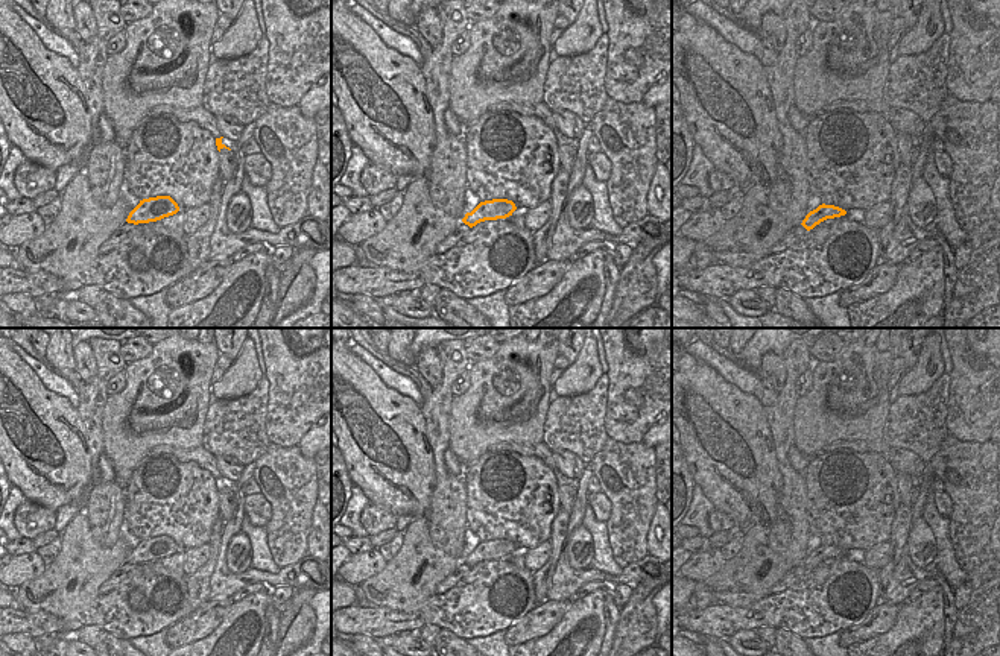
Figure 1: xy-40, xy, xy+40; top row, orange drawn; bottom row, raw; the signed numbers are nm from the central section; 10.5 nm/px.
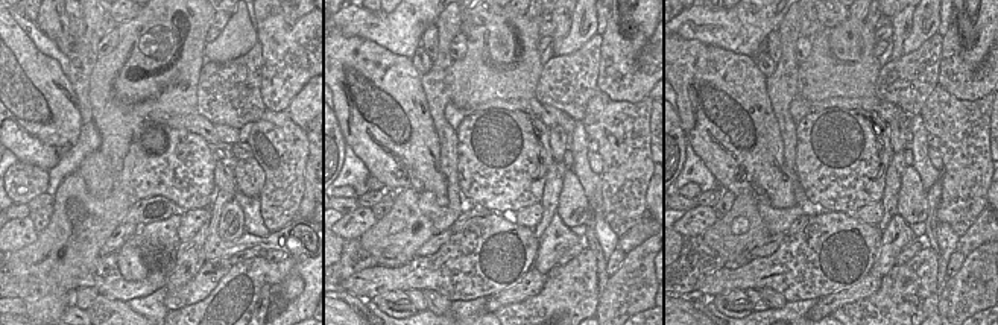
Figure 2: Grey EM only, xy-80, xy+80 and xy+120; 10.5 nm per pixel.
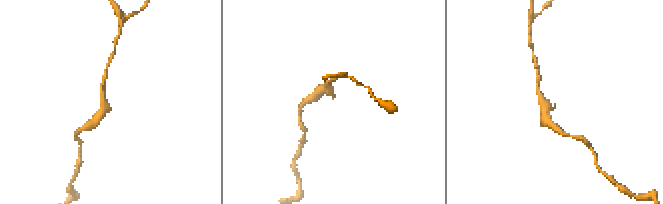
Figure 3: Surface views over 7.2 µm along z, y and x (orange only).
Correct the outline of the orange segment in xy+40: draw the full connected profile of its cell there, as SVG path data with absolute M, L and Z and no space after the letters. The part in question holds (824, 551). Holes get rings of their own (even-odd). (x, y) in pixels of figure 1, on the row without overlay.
M819 545L816 550L810 551L805 559L802 560L802 566L810 571L813 569L816 565L819 565L821 562L827 560L827 559L834 559L834 557L840 557L845 556L847 551L834 547L834 545Z

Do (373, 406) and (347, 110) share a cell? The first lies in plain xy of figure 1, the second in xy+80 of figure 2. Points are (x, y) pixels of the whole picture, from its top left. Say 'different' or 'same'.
same

